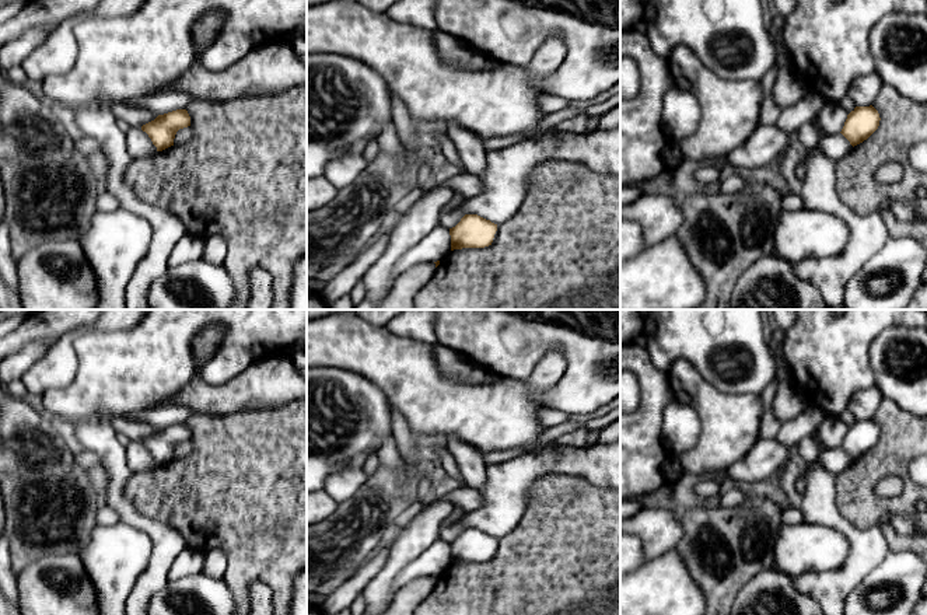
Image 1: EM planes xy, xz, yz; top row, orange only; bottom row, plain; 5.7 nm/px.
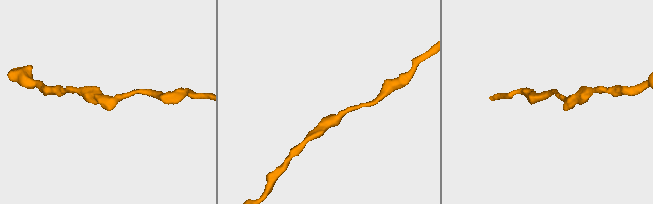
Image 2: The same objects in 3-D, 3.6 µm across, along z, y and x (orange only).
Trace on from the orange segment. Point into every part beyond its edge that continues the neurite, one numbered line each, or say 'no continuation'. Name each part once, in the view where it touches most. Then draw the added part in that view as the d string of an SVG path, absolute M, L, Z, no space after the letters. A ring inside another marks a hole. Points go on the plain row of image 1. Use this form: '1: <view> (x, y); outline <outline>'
no continuation

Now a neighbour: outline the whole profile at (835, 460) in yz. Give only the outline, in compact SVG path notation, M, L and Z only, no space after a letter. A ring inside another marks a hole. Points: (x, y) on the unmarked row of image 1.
M842 447L822 450L818 461L814 464L808 464L807 469L800 475L800 478L795 483L797 492L801 496L805 495L808 474L814 465L821 465L826 471L829 471L835 475L839 475L844 469L847 469L851 465L851 462L853 462L853 459Z

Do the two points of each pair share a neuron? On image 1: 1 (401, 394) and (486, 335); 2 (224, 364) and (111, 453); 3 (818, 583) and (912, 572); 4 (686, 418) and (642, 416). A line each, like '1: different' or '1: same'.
1: different
2: different
3: different
4: different

